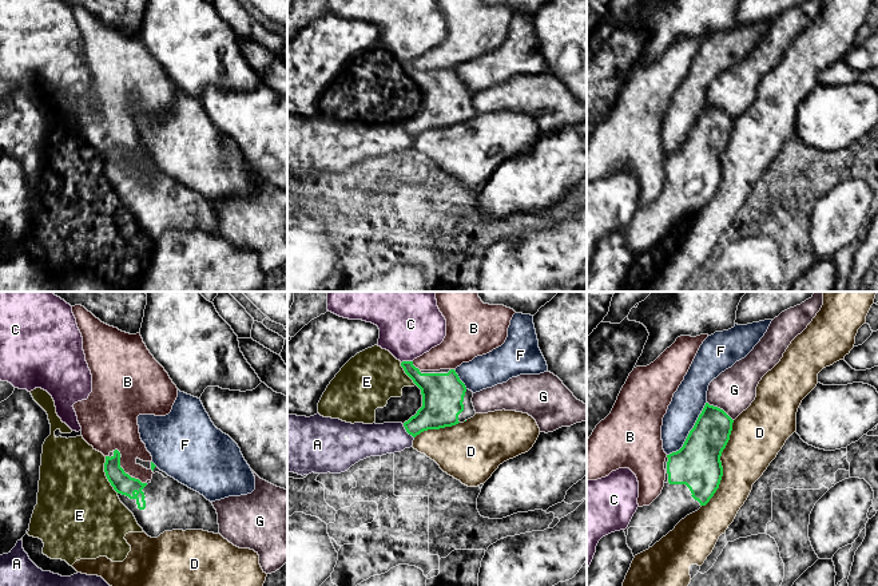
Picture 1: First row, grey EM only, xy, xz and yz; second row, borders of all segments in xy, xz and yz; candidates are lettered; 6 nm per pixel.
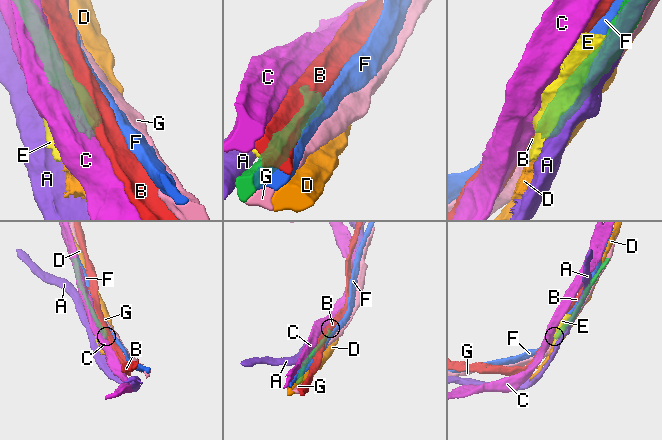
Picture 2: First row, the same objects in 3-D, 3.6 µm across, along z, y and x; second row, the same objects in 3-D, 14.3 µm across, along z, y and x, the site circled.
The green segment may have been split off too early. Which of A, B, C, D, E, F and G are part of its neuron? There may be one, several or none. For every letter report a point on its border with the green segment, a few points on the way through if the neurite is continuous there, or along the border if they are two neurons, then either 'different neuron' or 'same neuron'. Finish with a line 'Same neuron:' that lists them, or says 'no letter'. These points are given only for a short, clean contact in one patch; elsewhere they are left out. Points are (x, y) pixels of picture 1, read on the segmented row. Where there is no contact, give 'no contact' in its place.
A: contact xz (406, 431); different neuron
B: contact xy (120, 467); different neuron
C: contact xz (406, 361); border xz (412, 360), (401, 363); different neuron
D: contact yz (720, 464); different neuron
E: contact xy (106, 475); different neuron
F: contact yz (690, 431); different neuron
G: contact yz (719, 408); different neuron
Same neuron: no letter

